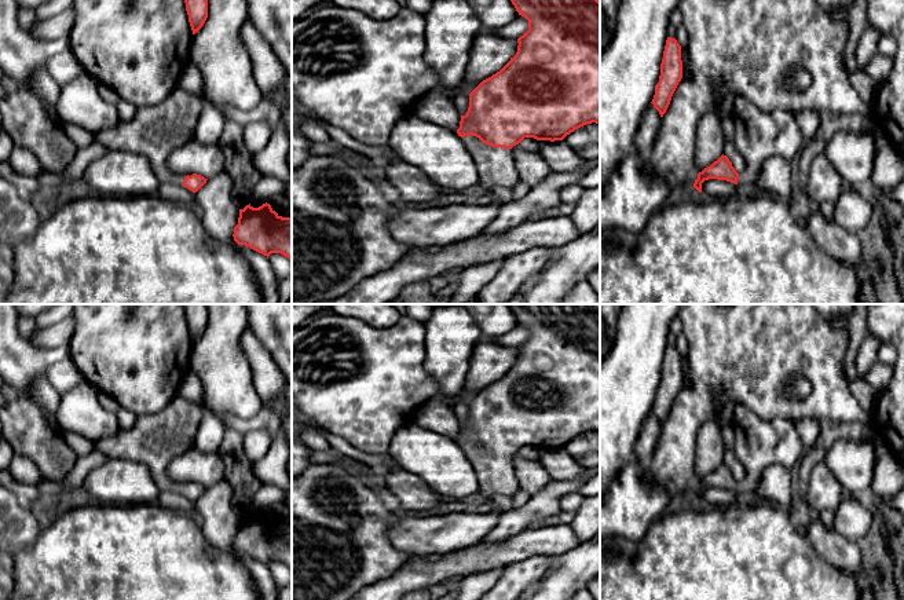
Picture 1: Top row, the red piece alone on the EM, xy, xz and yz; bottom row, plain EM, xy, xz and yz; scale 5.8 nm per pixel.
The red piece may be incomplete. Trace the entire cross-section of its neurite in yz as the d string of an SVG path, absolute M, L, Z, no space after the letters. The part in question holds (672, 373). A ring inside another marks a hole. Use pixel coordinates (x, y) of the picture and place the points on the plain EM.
M667 345L663 367L660 372L659 391L655 394L655 403L652 407L654 416L660 425L666 421L671 405L682 387L681 354L676 347Z

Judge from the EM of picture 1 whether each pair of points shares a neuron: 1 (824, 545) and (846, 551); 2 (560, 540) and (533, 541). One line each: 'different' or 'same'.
1: same
2: same

